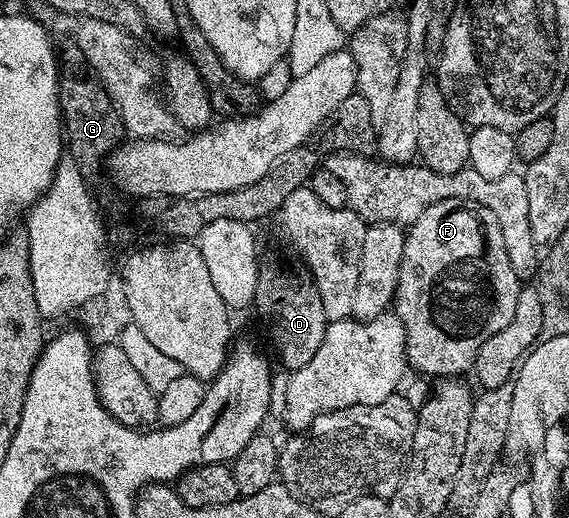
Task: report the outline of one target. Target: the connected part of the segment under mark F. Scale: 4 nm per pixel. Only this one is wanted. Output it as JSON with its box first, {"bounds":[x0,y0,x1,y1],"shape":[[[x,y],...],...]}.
{"bounds":[394,199,522,379],"shape":[[[442,199],[438,203],[426,207],[426,211],[422,211],[422,215],[418,215],[418,219],[407,226],[404,234],[402,267],[398,271],[398,287],[394,302],[394,312],[400,322],[404,324],[406,331],[409,366],[413,370],[417,369],[417,374],[428,379],[459,378],[467,369],[469,372],[476,364],[476,356],[482,343],[486,343],[486,339],[490,339],[490,335],[498,335],[498,331],[502,331],[502,327],[506,327],[506,323],[510,323],[510,318],[514,316],[514,307],[518,304],[521,288],[522,278],[514,271],[514,267],[510,263],[510,255],[506,255],[506,239],[502,239],[502,227],[498,227],[498,215],[494,215],[494,211],[490,207],[466,199]]]}

